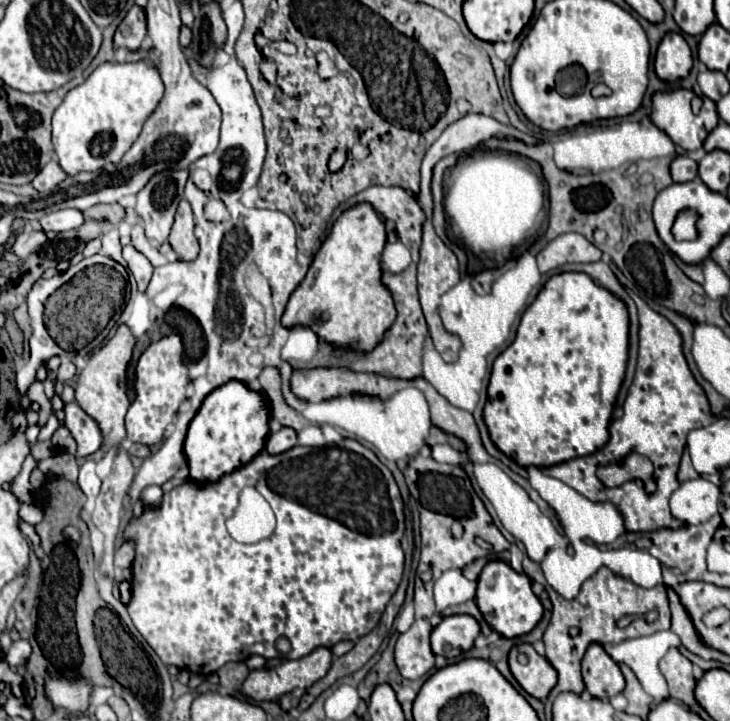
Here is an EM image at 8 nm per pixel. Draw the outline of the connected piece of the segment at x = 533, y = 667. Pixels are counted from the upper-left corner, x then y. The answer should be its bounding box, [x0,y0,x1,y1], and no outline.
[510,644,556,700]

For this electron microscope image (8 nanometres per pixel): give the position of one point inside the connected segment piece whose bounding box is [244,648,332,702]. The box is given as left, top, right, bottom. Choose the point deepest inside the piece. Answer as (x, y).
(278, 677)

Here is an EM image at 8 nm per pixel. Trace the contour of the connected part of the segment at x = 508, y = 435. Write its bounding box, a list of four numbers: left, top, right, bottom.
[484,272,630,468]

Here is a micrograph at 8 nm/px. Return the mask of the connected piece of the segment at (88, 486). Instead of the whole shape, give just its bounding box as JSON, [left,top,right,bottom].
[78,460,102,498]

